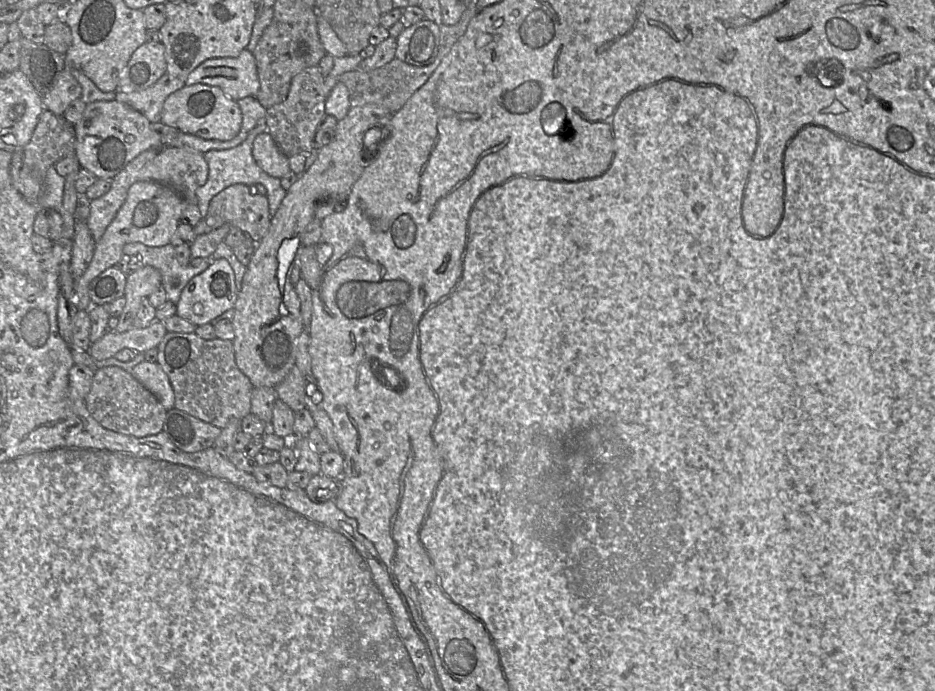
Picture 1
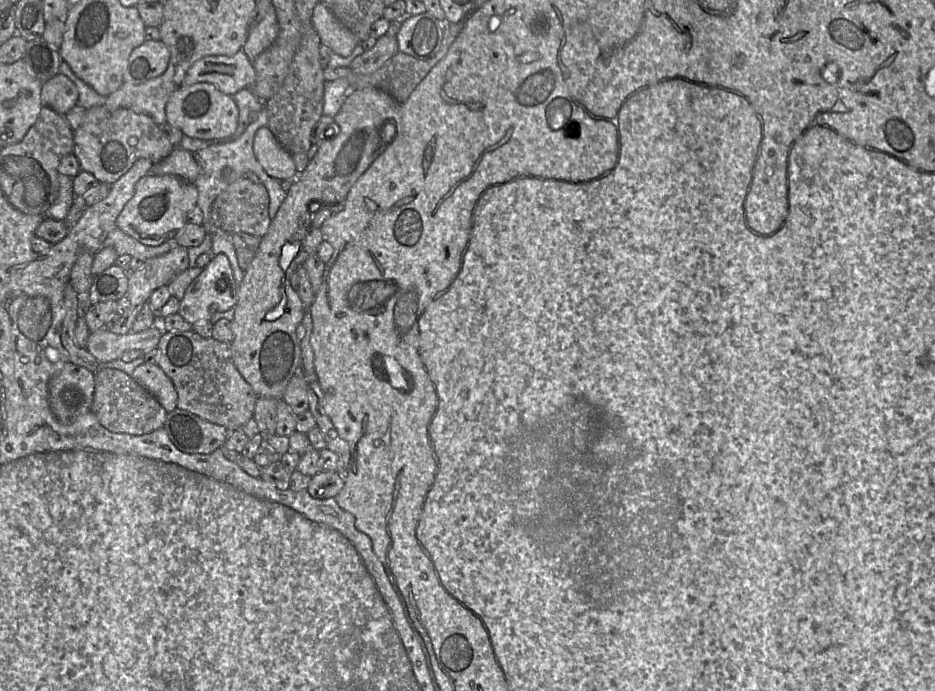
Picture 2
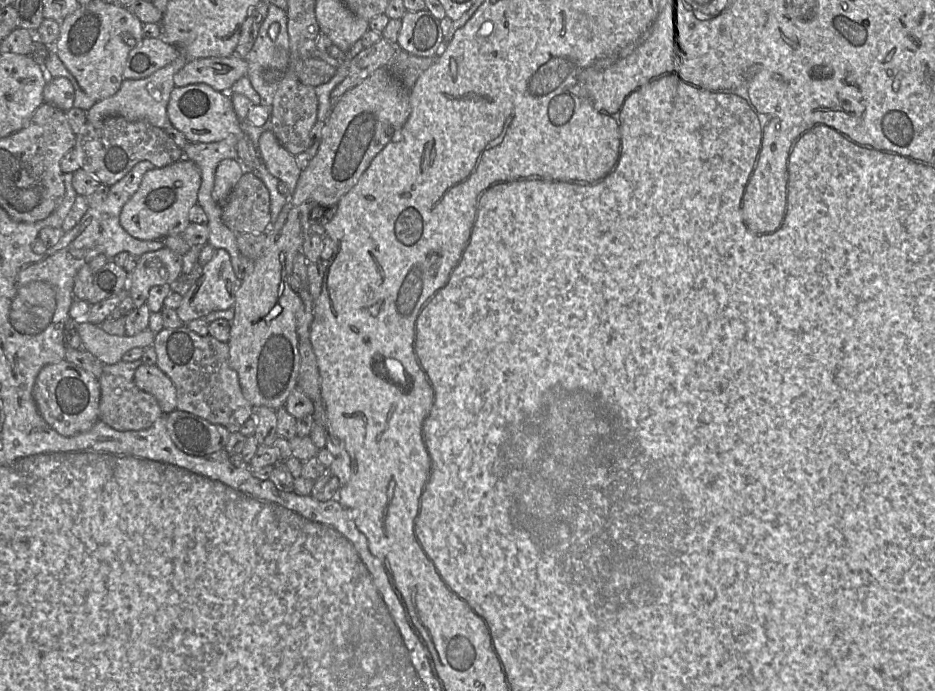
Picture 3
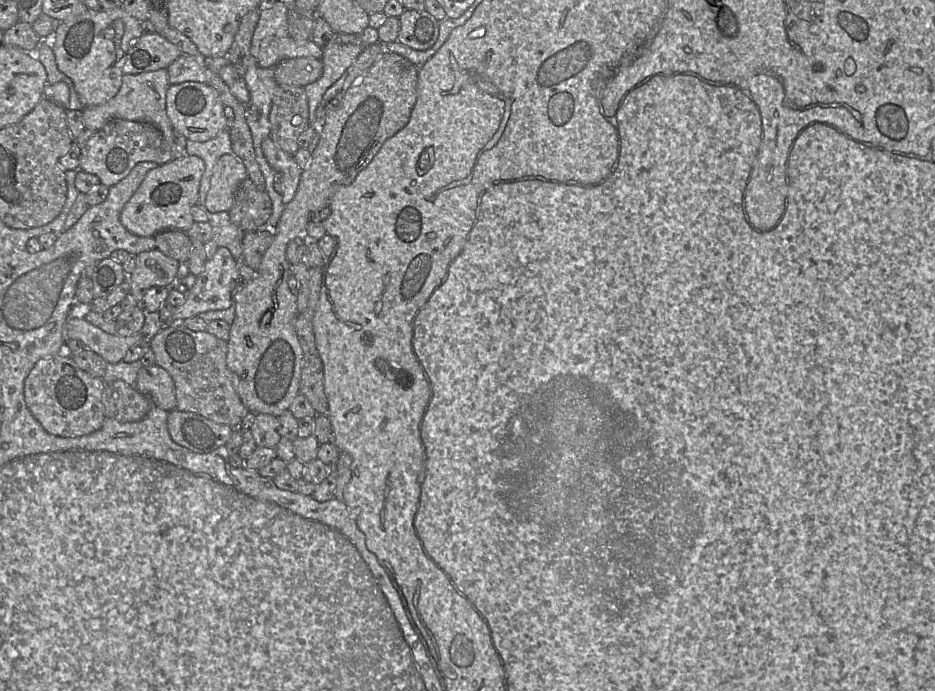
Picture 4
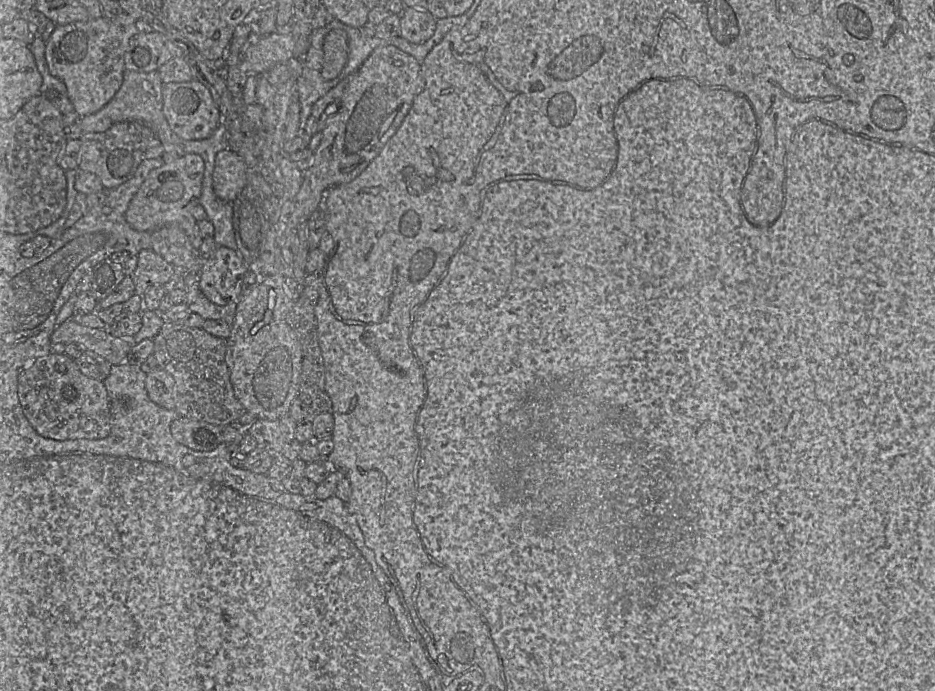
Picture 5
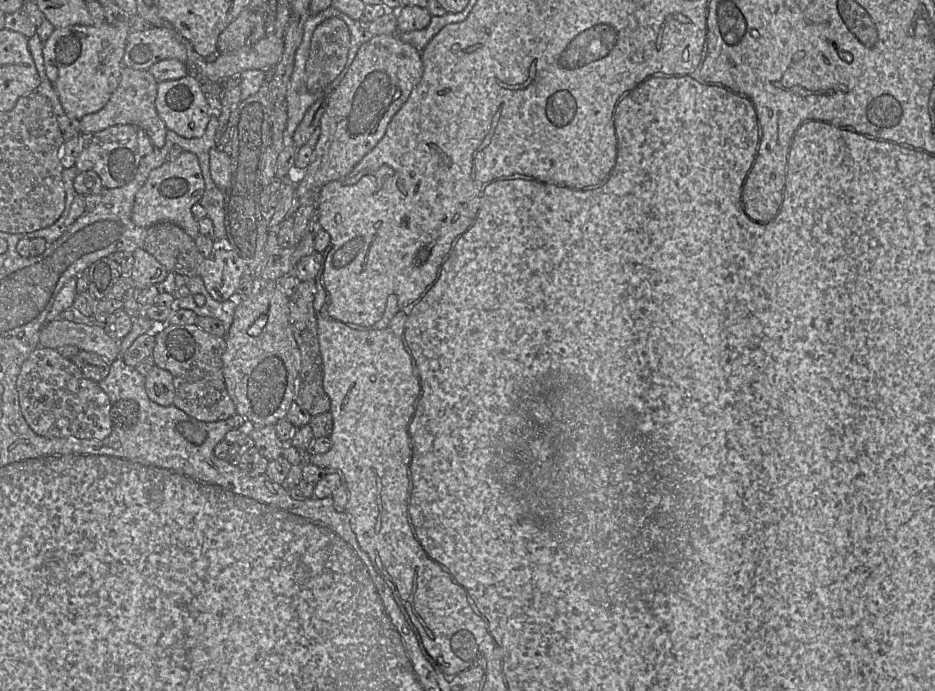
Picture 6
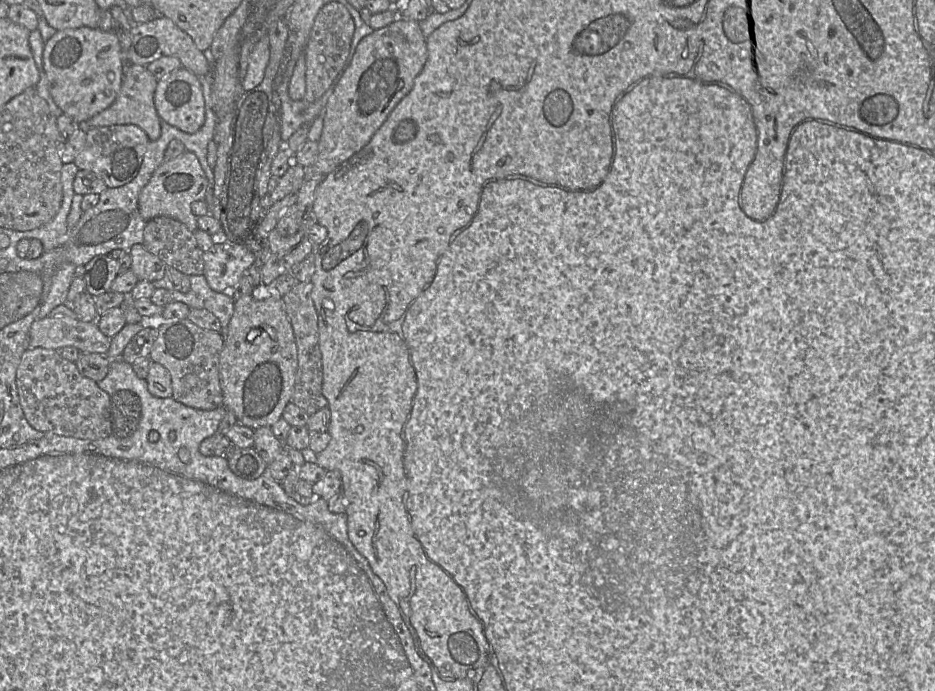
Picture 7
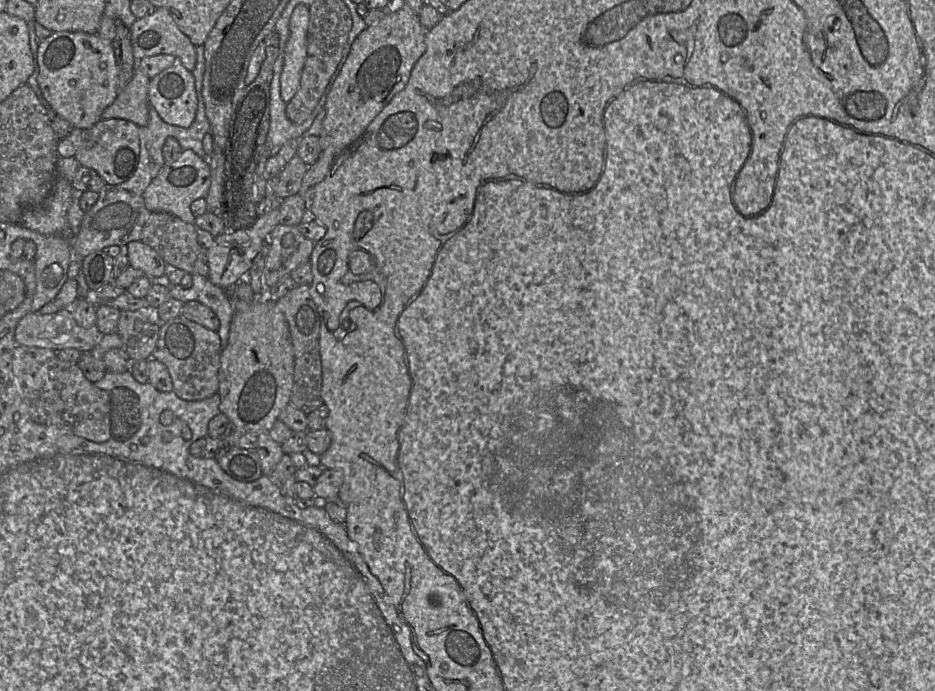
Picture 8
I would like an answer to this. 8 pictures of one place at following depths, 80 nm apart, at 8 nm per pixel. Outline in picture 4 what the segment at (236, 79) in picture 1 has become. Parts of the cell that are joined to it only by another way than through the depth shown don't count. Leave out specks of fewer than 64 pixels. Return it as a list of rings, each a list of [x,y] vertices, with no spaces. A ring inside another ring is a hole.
[[[183,54],[167,67],[168,80],[171,85],[184,82],[210,84],[211,74],[219,73],[225,65],[230,64],[225,58],[205,58],[203,55]]]

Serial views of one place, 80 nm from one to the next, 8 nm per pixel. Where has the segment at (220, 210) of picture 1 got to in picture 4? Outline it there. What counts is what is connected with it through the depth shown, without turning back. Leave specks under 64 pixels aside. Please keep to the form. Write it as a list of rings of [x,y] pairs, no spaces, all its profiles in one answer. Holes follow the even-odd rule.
[[[246,178],[239,186],[228,213],[232,223],[244,232],[260,230],[265,228],[272,214],[272,201],[265,189]]]

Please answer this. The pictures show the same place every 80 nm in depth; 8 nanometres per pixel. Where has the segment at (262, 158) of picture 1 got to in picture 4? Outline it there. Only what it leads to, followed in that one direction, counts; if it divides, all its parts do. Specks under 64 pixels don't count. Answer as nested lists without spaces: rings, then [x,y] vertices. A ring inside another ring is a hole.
[[[271,137],[262,142],[262,151],[270,167],[283,180],[282,201],[286,205],[294,198],[302,170],[295,162],[293,156],[284,152],[274,143]]]

